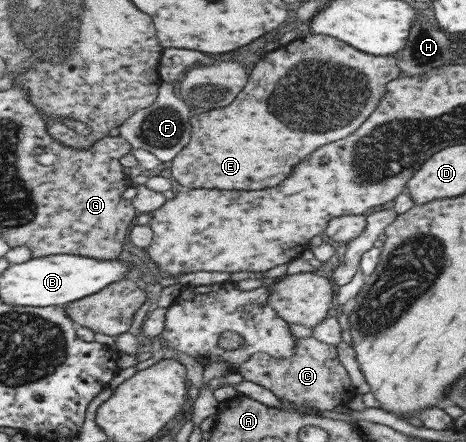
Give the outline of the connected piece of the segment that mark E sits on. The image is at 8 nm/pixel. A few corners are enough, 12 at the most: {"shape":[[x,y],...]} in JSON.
{"shape":[[325,34],[267,52],[193,117],[191,189],[277,187],[400,76]]}

